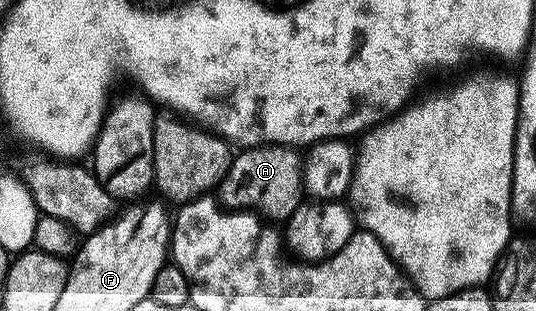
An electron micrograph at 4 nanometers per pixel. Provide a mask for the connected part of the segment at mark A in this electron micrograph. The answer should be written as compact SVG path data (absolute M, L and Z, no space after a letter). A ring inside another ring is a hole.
M263 145L239 150L231 158L228 173L216 188L218 203L231 211L257 213L266 221L290 219L304 199L302 163L298 155L299 152L289 145Z

